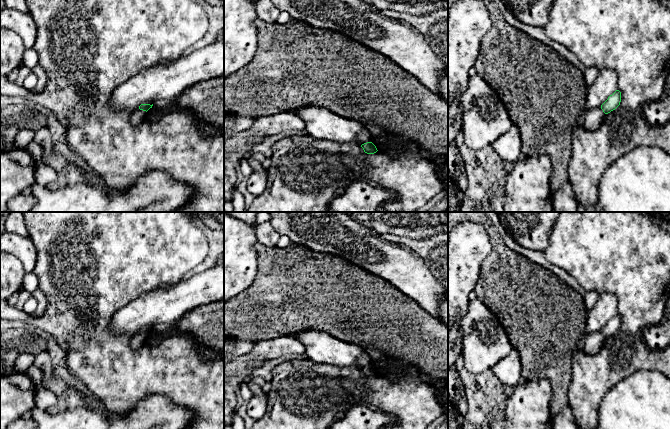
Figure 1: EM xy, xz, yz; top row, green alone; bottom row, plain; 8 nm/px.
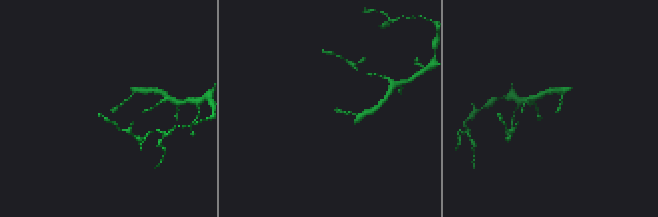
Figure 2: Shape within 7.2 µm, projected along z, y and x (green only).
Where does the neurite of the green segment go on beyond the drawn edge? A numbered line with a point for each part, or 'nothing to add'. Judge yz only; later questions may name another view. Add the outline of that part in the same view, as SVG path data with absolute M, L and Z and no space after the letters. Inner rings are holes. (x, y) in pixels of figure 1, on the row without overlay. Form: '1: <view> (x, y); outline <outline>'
nothing to add

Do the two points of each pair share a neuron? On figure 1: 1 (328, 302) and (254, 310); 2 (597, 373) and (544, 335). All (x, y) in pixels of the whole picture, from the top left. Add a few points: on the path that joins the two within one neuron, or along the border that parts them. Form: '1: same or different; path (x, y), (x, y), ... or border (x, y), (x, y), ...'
1: same; path (310, 314), (272, 315)
2: different; border (580, 347), (571, 357), (570, 378)

